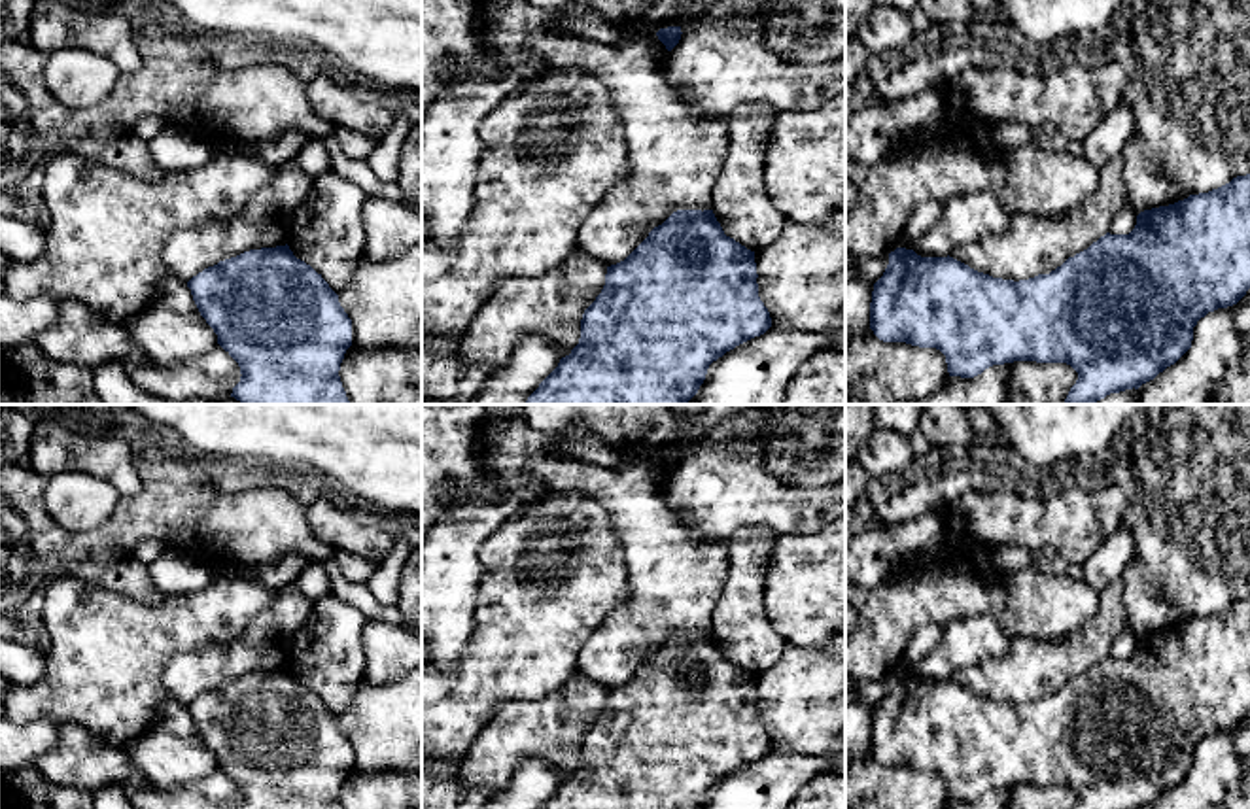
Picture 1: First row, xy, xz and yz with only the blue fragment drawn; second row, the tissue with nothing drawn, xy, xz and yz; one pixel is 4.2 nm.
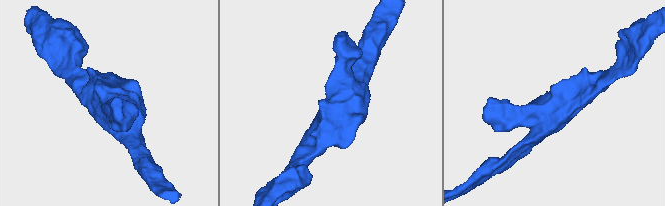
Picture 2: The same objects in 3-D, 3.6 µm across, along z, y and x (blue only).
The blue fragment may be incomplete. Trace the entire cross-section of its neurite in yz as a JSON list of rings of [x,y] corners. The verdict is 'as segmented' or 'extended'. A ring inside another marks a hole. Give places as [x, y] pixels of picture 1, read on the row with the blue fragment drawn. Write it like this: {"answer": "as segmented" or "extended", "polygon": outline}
{"answer": "as segmented", "polygon": [[[1250,174],[1237,176],[1229,183],[1208,193],[1189,195],[1169,206],[1144,210],[1137,215],[1137,225],[1129,234],[1106,232],[1087,250],[1068,257],[1061,267],[1050,274],[1038,274],[1029,280],[1002,280],[978,272],[953,257],[921,257],[913,250],[896,248],[889,253],[889,265],[883,276],[874,284],[870,302],[870,329],[883,342],[906,342],[919,348],[936,348],[946,355],[949,376],[974,378],[993,365],[1014,361],[1036,363],[1067,363],[1078,372],[1076,384],[1070,387],[1065,404],[1095,404],[1110,393],[1125,389],[1138,389],[1142,384],[1154,380],[1167,367],[1174,365],[1189,348],[1193,340],[1193,327],[1201,318],[1218,308],[1237,304],[1250,289]]]}

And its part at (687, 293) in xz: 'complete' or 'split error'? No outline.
complete

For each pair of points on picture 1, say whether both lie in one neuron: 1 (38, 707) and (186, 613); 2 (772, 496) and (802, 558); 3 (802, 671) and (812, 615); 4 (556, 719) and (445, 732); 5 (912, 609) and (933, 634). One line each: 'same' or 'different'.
1: same
2: different
3: different
4: different
5: different

